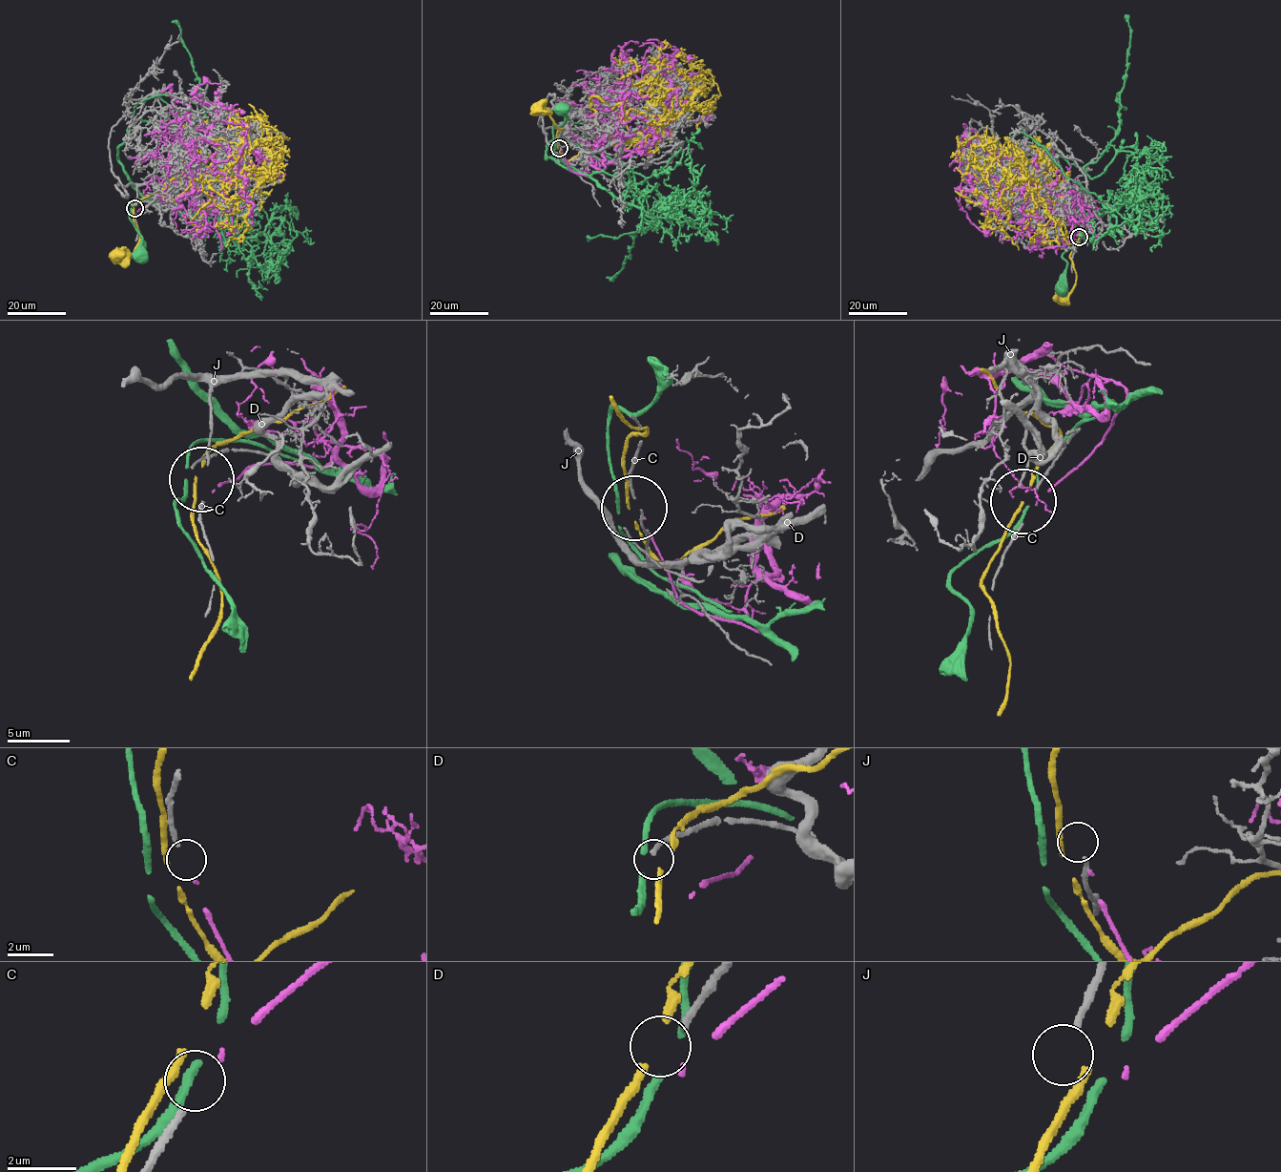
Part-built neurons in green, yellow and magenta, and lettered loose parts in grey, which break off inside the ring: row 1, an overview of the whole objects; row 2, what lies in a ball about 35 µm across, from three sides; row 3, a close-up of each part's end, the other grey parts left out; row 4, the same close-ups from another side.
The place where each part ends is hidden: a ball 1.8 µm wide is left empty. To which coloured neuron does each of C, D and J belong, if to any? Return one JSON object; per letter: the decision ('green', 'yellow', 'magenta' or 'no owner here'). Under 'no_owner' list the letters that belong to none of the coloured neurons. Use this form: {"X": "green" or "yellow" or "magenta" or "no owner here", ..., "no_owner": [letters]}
{"C": "magenta", "D": "no owner here", "J": "no owner here", "no_owner": ["D", "J"]}

